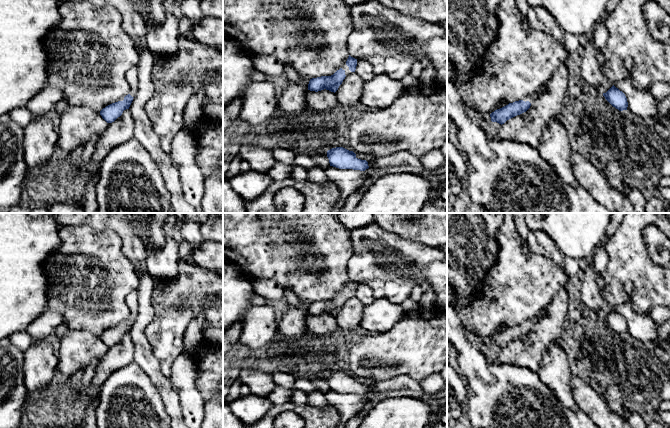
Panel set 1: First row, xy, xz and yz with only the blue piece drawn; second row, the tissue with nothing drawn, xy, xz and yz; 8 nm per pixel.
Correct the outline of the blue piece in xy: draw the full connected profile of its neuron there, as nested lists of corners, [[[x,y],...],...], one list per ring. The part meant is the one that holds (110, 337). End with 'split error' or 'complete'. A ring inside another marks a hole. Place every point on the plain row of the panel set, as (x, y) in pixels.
[[[138,289],[133,290],[127,295],[126,303],[130,310],[130,317],[118,326],[112,327],[100,335],[100,339],[107,347],[114,346],[122,339],[124,334],[129,333],[138,315]]] | split error

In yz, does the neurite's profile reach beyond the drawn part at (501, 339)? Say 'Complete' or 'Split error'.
Split error

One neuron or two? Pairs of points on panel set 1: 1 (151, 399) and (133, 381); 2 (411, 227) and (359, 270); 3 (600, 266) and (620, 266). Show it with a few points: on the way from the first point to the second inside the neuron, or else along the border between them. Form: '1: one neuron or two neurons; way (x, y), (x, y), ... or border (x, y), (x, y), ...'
1: one neuron; way (146, 395), (138, 385)
2: two neurons; border (378, 226), (422, 244)
3: two neurons; border (605, 242), (607, 264), (602, 273), (602, 289)

